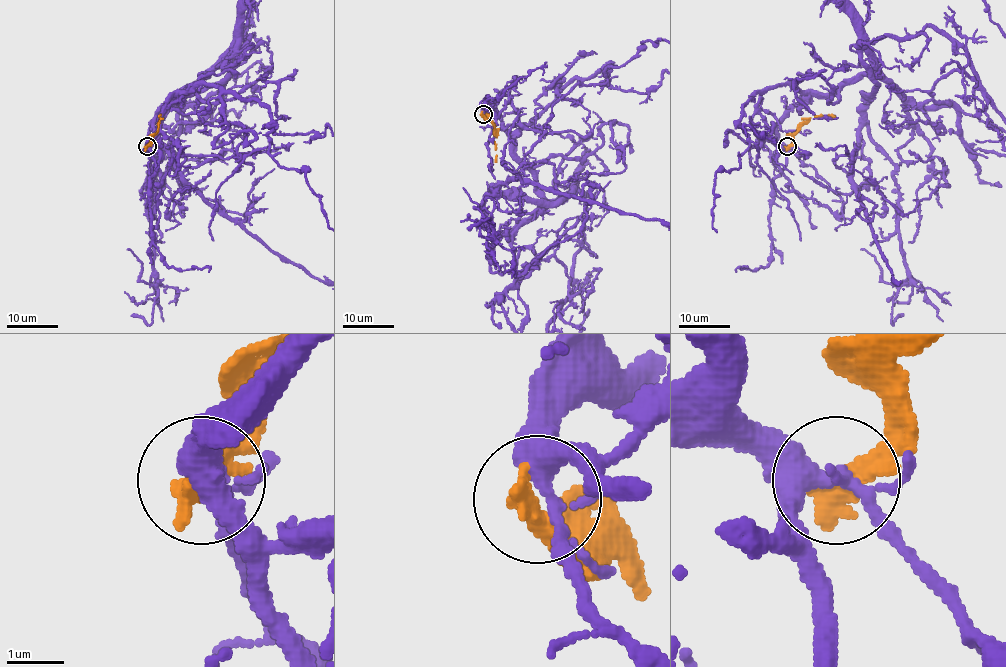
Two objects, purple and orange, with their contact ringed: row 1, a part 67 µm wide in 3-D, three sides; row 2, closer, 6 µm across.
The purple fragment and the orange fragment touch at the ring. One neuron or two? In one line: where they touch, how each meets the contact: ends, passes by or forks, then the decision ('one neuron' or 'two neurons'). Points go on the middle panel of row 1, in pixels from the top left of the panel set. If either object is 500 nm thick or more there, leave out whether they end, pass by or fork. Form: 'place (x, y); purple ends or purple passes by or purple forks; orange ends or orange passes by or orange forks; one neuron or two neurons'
place (483, 114); two neurons

